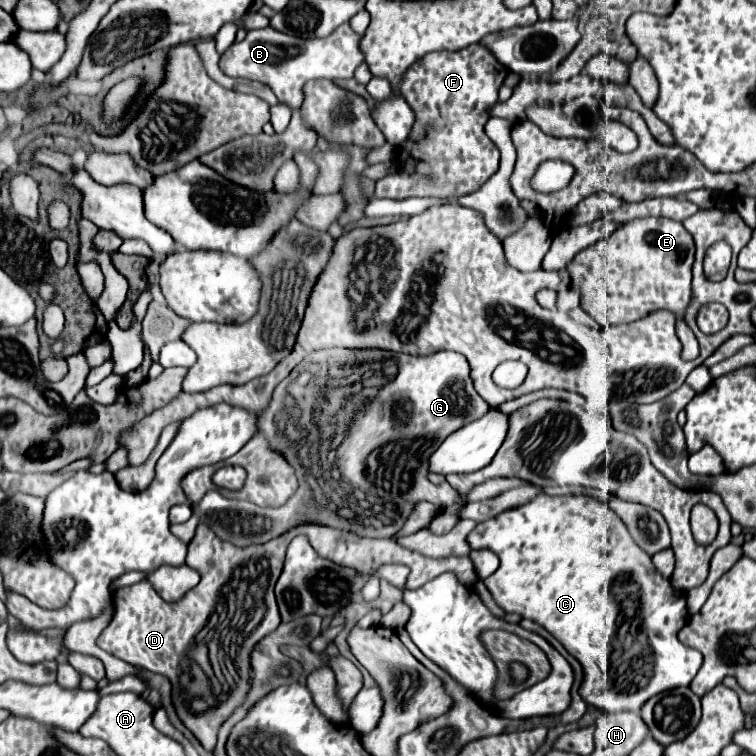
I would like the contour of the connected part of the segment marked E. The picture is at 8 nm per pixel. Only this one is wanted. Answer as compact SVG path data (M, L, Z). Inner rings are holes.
M652 216L624 222L608 238L580 250L566 270L582 292L582 308L600 326L634 322L658 308L674 312L676 332L683 346L681 357L690 361L700 354L695 335L684 324L684 308L692 300L692 262L694 240L682 222Z

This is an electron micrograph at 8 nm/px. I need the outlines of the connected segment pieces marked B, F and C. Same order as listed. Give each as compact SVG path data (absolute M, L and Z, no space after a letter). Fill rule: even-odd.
M350 24L338 26L328 38L304 40L296 36L282 34L274 28L250 30L242 42L232 44L220 60L220 68L232 78L248 78L268 84L280 102L298 108L304 100L304 84L308 80L348 80L354 78L356 68L364 62L360 52L362 34L356 34Z
M472 44L456 52L426 54L406 74L400 90L416 114L412 140L398 154L404 170L378 180L376 198L460 198L478 190L499 168L500 152L486 136L484 126L508 70L488 48Z
M538 494L534 500L530 500L528 504L522 504L518 508L506 510L486 522L482 522L480 526L476 526L476 530L468 536L470 546L474 548L488 548L492 550L498 558L500 558L500 568L488 576L484 582L488 586L488 590L492 592L492 596L496 598L496 602L506 610L506 612L516 612L522 618L530 618L538 624L542 624L552 636L556 636L570 654L574 654L580 664L584 666L584 682L580 686L580 694L584 700L588 700L588 704L604 710L604 712L620 712L620 710L632 710L638 712L644 702L660 692L666 692L668 688L678 688L678 686L690 686L692 678L696 676L700 664L702 664L702 654L698 650L692 650L688 646L684 646L678 640L678 632L680 628L686 626L688 622L688 606L686 606L686 594L678 592L668 578L664 578L656 566L652 564L652 558L632 540L632 536L626 530L626 524L610 510L608 504L596 500L596 498L588 498L588 496L548 496L548 494Z

